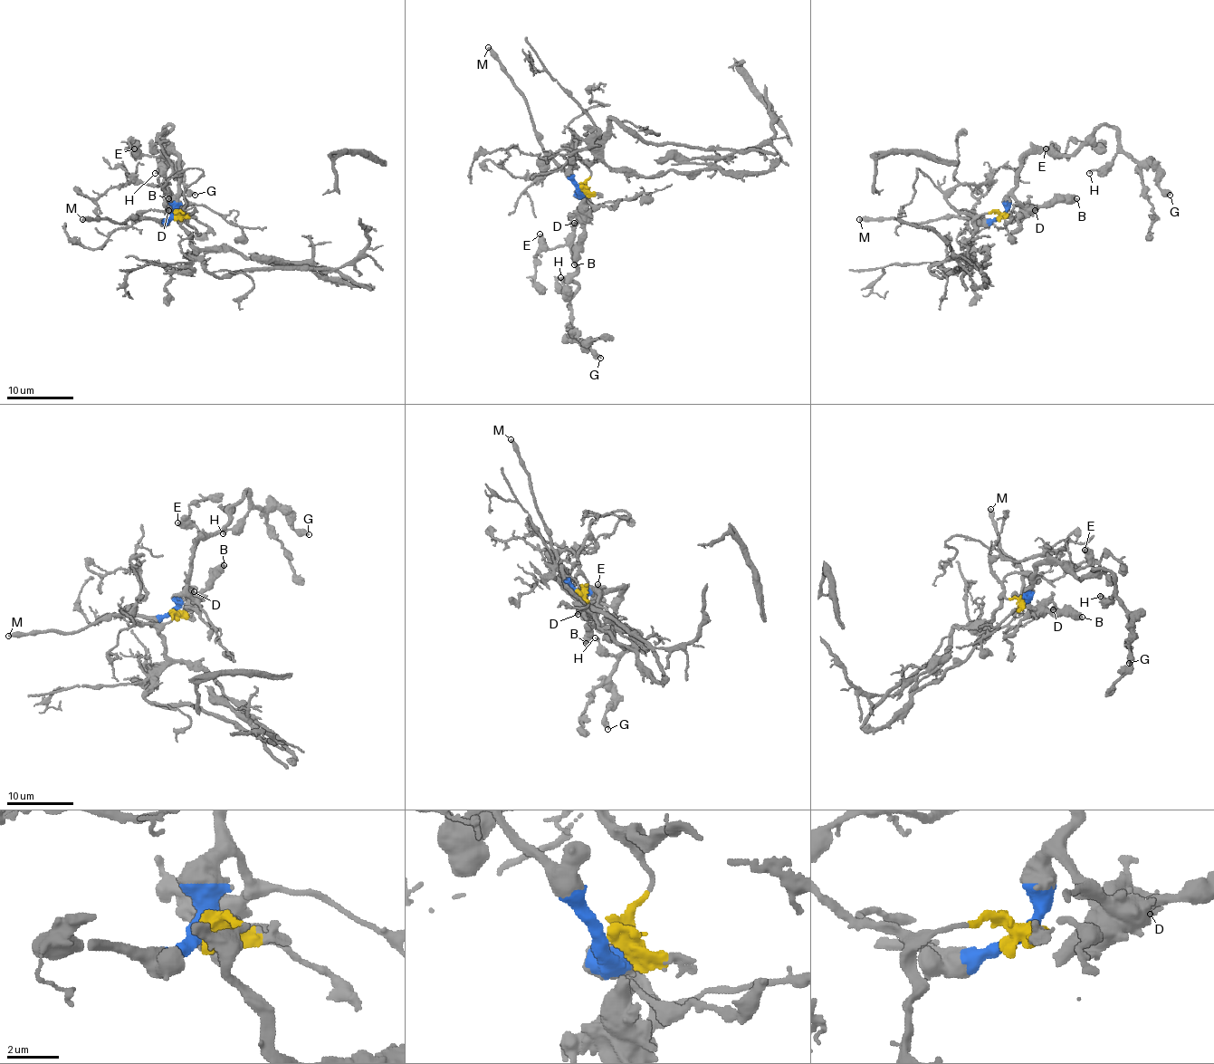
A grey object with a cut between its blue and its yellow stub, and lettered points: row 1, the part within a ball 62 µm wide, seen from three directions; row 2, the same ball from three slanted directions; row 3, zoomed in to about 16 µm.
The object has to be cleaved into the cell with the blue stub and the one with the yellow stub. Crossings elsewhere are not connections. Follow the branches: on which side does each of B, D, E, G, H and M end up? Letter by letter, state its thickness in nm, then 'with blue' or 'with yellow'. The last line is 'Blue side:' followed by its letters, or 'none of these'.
B: calibre 550 nm; with blue
D: calibre 140 nm; with blue
E: calibre 600 nm; with blue
G: calibre 320 nm; with blue
H: calibre 180 nm; with blue
M: calibre 360 nm; with blue
Blue side: B, D, E, G, H, M

